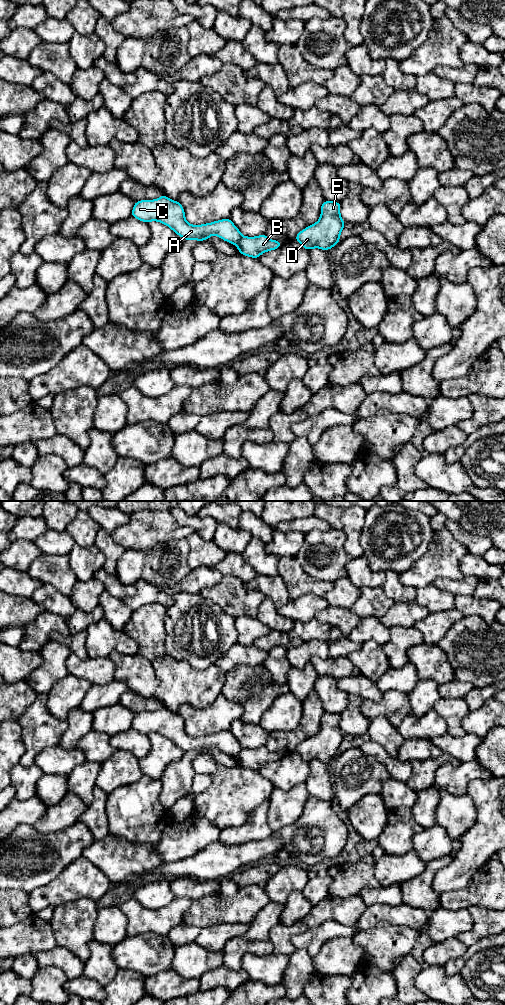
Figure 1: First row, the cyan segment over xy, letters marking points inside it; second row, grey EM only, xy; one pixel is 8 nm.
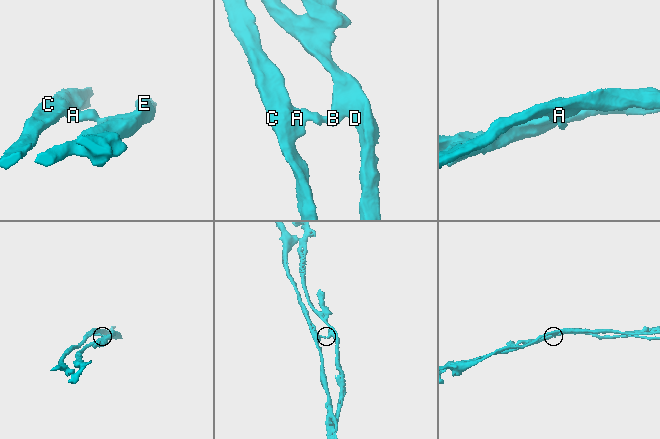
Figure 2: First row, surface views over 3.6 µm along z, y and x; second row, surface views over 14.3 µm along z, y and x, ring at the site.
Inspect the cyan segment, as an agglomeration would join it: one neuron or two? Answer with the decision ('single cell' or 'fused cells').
fused cells

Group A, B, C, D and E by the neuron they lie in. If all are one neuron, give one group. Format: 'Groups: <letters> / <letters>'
Groups: A C / B D E

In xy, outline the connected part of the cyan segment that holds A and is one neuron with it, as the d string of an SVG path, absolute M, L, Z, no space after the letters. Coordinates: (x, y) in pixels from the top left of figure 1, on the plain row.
M165 707L154 712L135 714L131 728L145 735L150 733L163 735L184 752L195 751L198 754L216 747L224 753L237 757L242 750L242 746L230 730L202 737L189 736L179 713L173 713Z

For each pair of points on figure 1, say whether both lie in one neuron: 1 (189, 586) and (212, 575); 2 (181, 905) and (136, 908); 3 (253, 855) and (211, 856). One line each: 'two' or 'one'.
1: one
2: one
3: one

